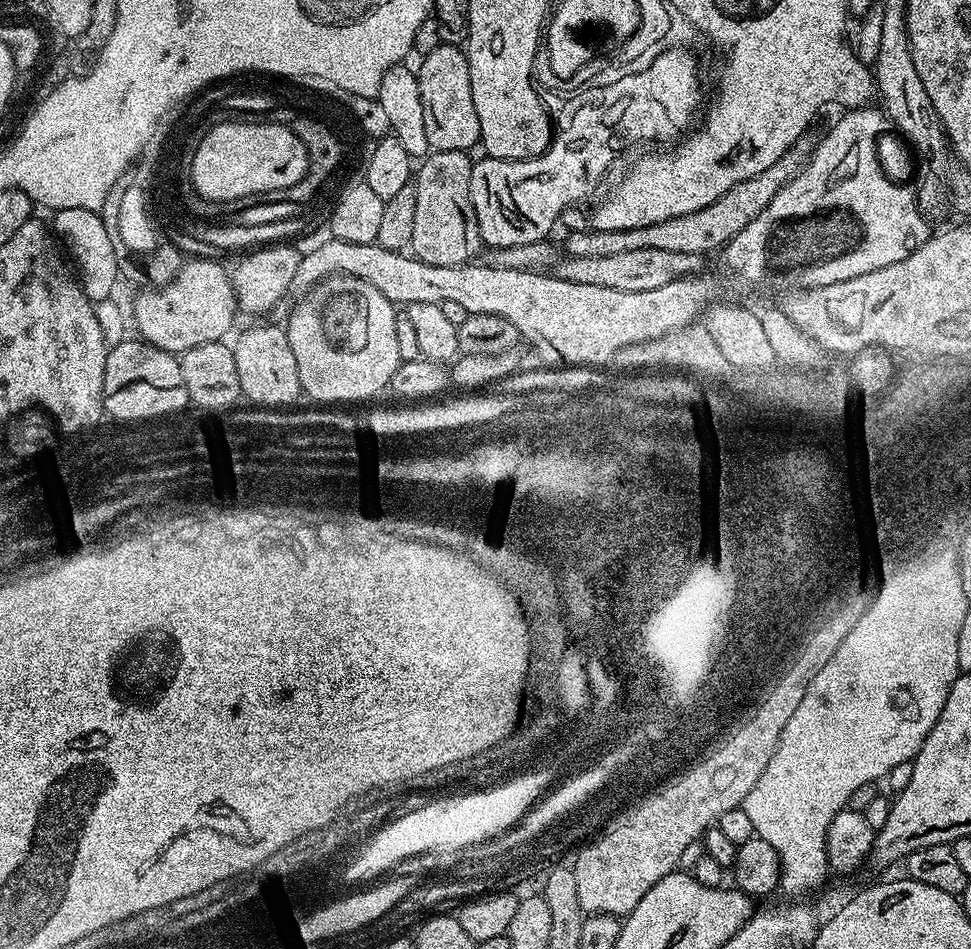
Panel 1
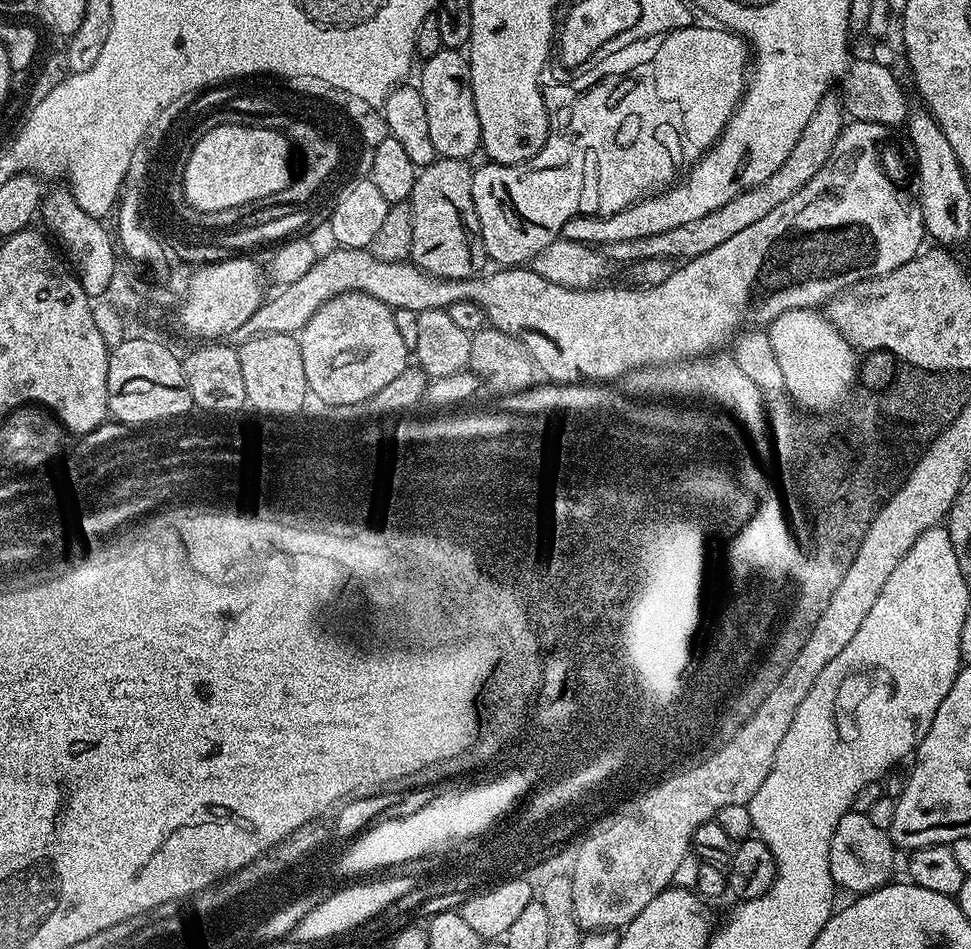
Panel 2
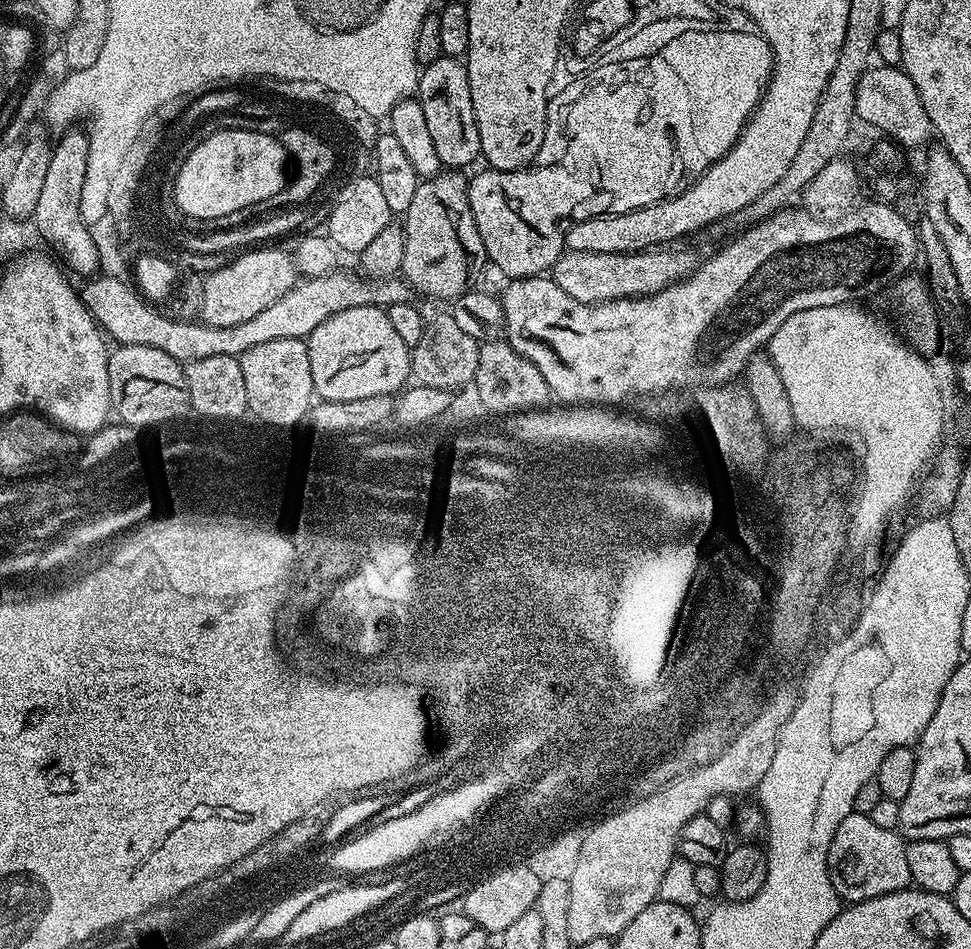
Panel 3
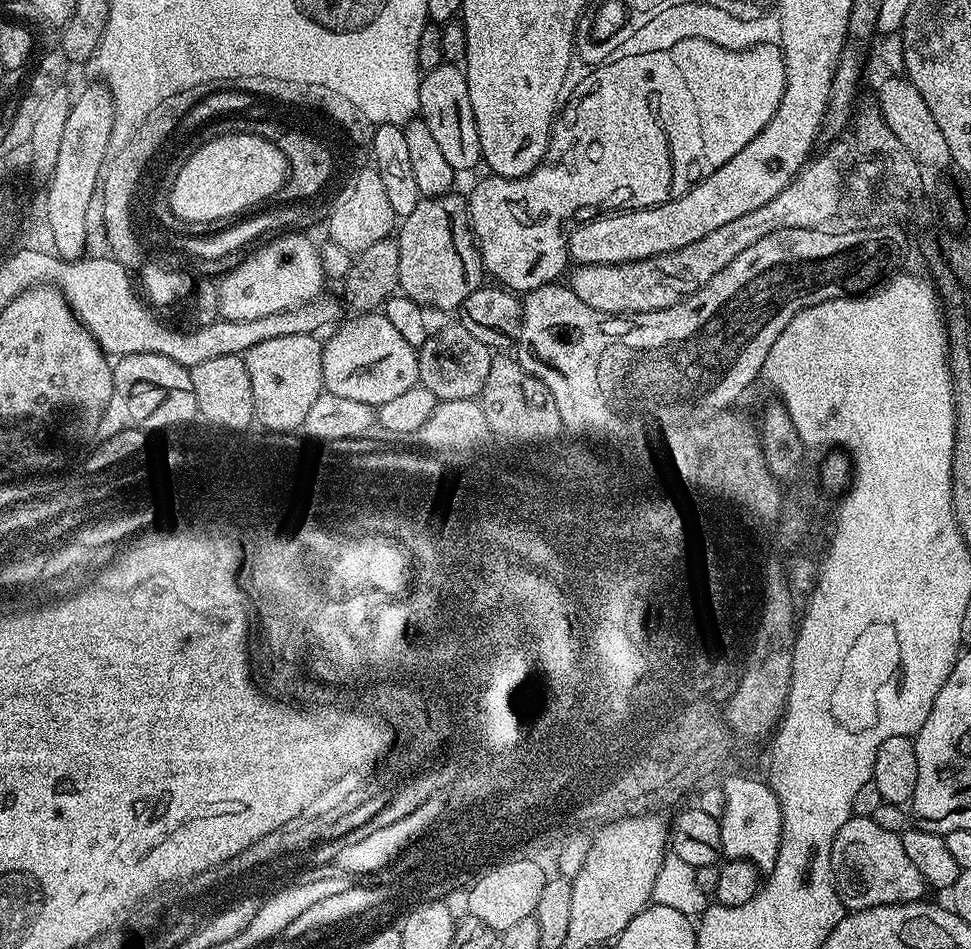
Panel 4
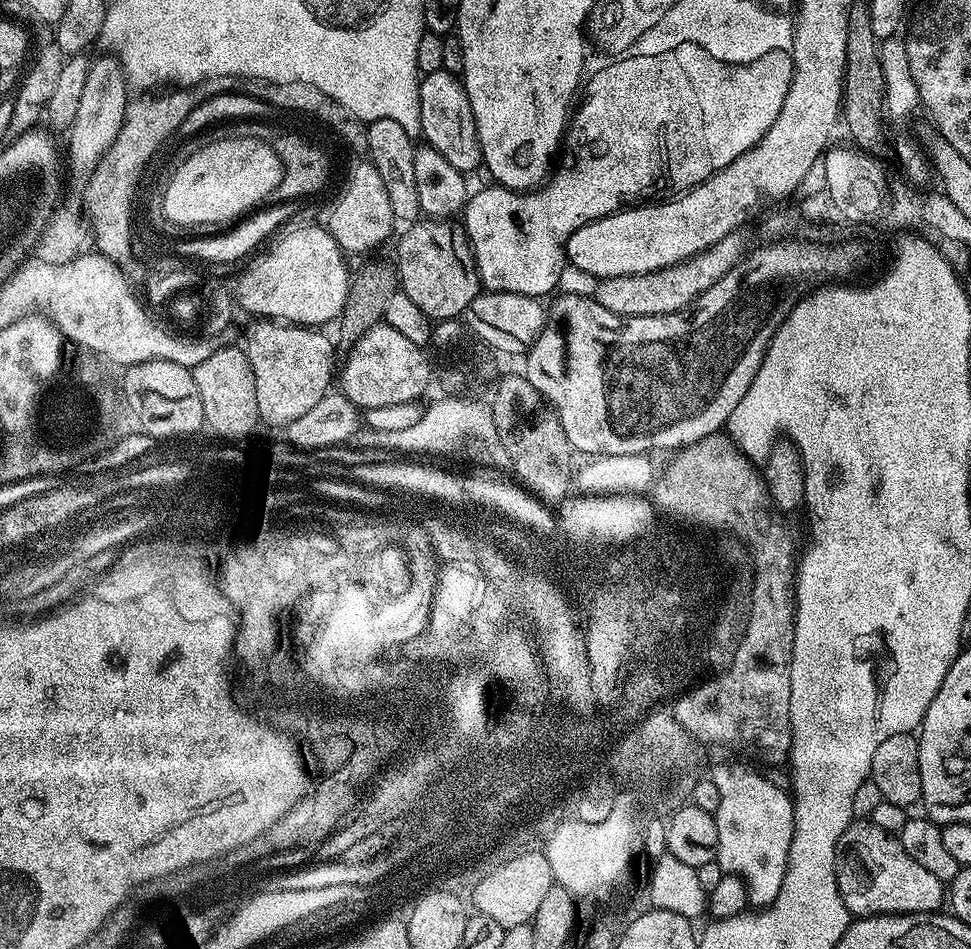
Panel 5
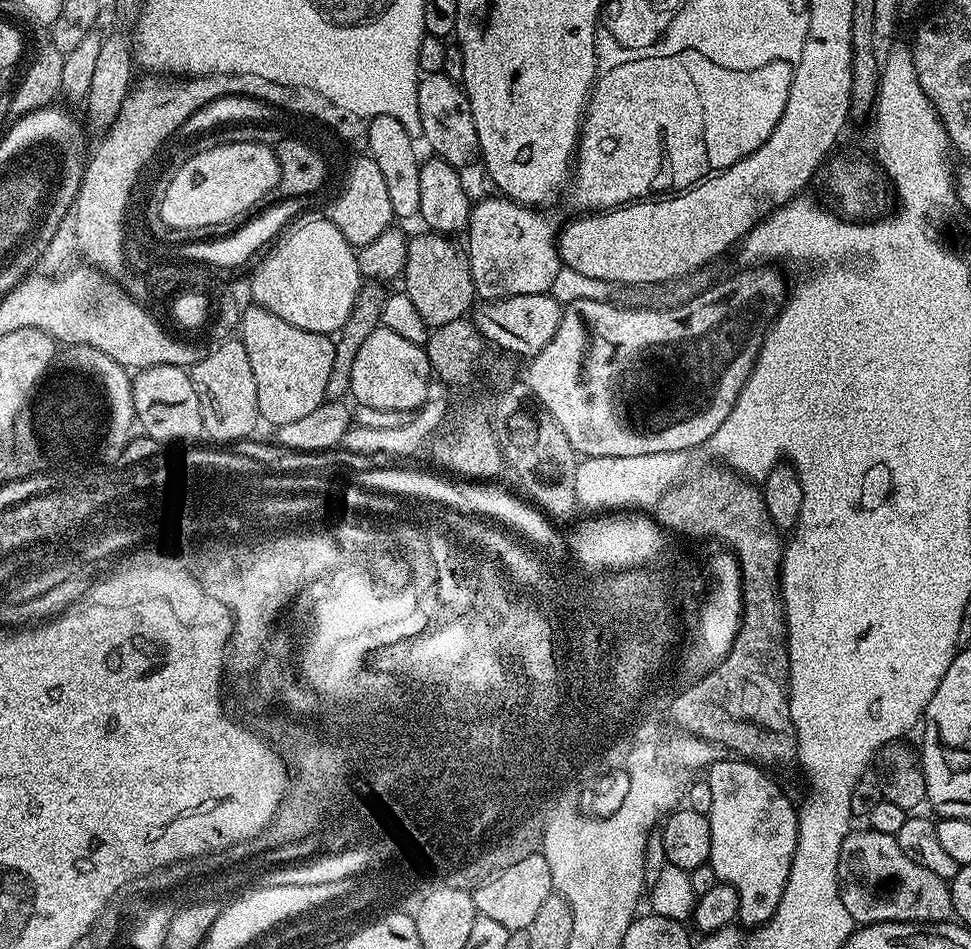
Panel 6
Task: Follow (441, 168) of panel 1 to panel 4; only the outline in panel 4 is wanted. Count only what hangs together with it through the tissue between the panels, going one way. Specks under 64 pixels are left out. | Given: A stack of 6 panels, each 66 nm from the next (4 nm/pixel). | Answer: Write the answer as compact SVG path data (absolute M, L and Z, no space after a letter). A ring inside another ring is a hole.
M445 194L439 198L422 198L414 211L403 217L398 228L399 291L414 298L425 310L437 308L440 312L455 313L461 304L470 298L475 288L481 287L485 279L484 264L480 261L480 249L476 246L476 237L472 235L472 222L468 219L465 197L457 194Z

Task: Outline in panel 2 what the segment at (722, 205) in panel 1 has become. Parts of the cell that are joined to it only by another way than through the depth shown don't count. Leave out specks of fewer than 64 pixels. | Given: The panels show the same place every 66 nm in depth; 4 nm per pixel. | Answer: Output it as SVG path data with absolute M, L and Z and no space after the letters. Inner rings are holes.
M835 94L824 96L822 102L818 102L818 110L810 114L810 122L806 122L794 150L790 150L790 158L786 158L786 162L782 162L782 166L778 166L778 170L774 170L774 174L770 174L766 182L738 194L733 200L726 202L726 206L718 206L718 210L710 210L710 214L694 218L694 222L686 222L686 226L674 226L674 230L650 234L646 238L610 242L606 246L607 259L628 266L646 258L683 262L698 258L702 254L710 254L714 246L722 246L722 242L734 238L734 234L746 230L746 226L754 226L754 222L766 218L770 210L782 206L782 202L786 202L790 194L802 190L802 186L806 186L806 182L810 182L810 178L814 178L814 174L818 174L818 170L826 166L845 123L846 111L841 97L839 95L836 97Z

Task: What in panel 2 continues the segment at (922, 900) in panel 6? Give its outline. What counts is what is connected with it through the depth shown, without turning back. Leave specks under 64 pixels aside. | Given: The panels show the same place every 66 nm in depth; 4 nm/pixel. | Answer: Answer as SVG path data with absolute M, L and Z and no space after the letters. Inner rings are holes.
M848 811L834 826L834 838L830 838L830 874L837 889L845 888L851 894L873 892L893 879L892 867L896 864L897 849L887 832L878 830L874 822L862 812Z

